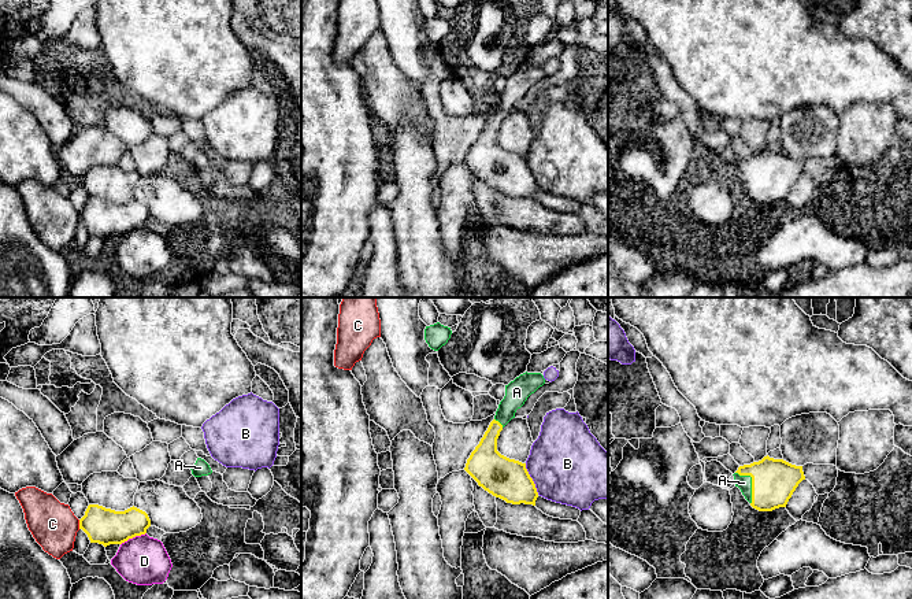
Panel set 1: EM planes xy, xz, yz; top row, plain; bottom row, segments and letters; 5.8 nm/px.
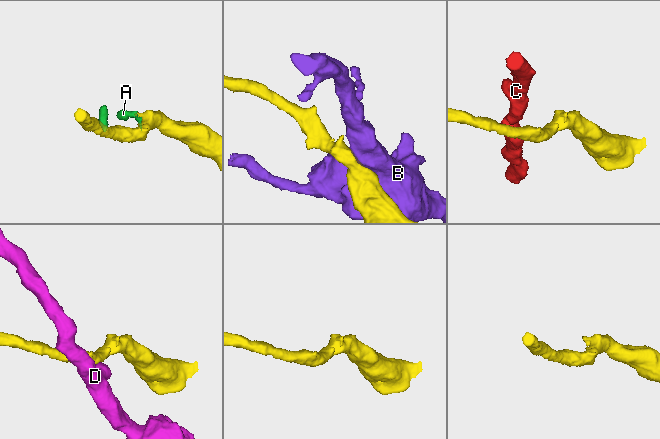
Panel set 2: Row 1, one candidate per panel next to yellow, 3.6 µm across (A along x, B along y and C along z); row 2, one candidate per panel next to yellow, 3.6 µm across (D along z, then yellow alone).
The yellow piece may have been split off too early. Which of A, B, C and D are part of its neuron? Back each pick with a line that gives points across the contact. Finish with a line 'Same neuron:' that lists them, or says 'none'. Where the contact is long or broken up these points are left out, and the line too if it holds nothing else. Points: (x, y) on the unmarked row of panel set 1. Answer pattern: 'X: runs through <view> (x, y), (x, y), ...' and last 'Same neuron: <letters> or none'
Same neuron: A

